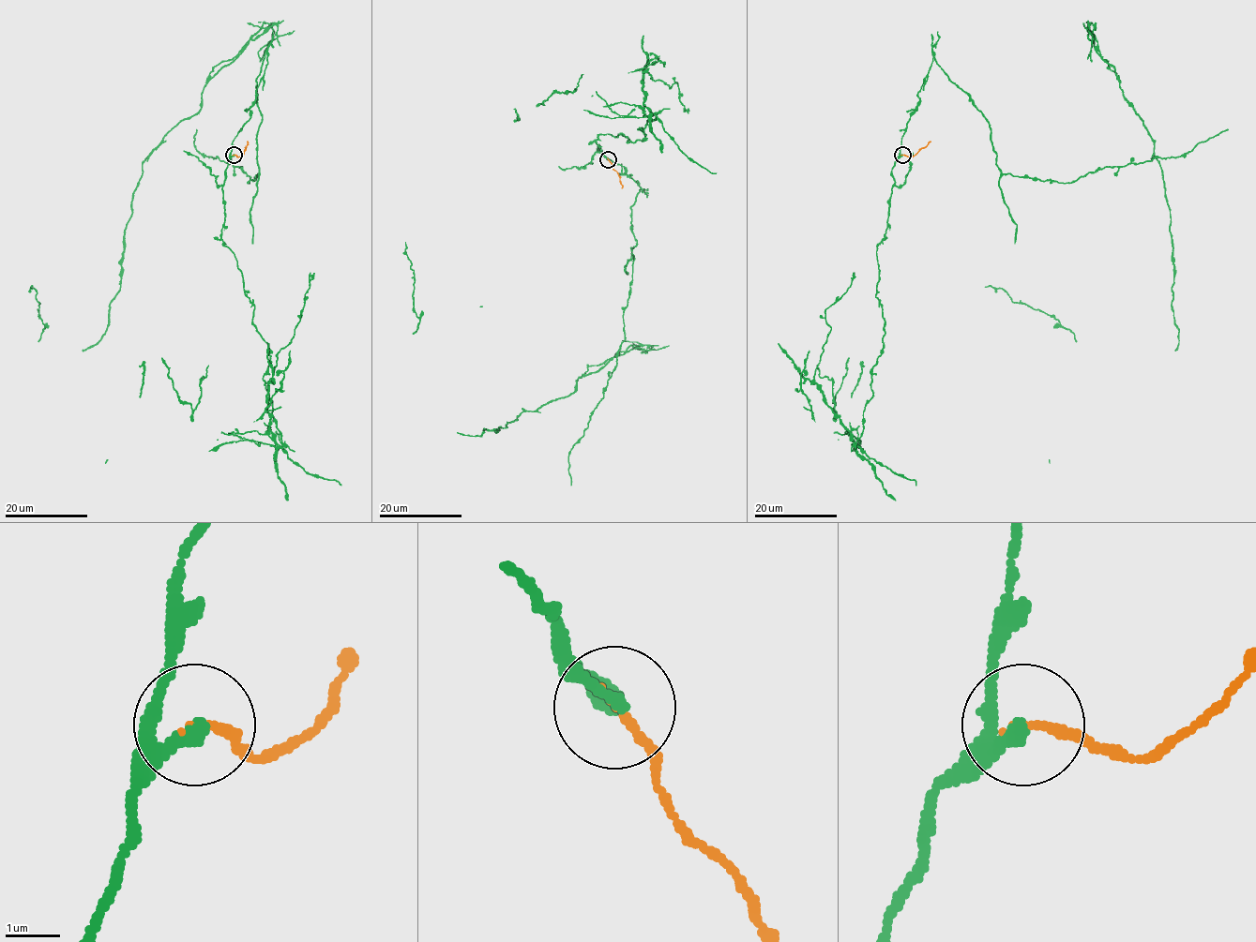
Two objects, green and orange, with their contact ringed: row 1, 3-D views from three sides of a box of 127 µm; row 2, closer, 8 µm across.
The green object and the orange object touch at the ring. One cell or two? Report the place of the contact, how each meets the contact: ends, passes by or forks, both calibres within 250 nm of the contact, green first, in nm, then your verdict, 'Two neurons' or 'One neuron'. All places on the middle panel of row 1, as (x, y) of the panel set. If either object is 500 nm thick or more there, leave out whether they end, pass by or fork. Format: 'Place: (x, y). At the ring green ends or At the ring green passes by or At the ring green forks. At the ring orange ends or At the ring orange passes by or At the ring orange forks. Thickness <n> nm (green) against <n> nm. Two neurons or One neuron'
Place: (608, 159). At the ring green ends. At the ring orange ends. Thickness 260 nm (green) against 150 nm. Two neurons

